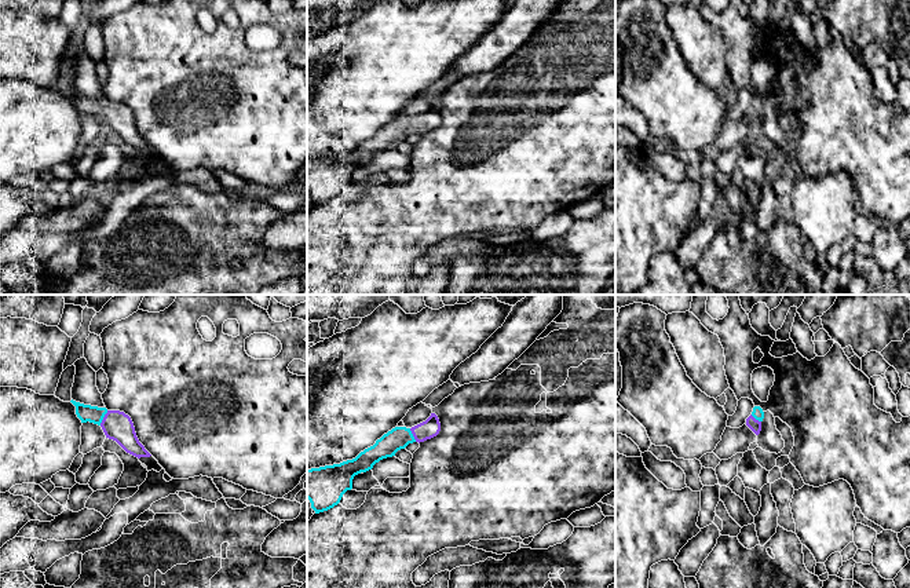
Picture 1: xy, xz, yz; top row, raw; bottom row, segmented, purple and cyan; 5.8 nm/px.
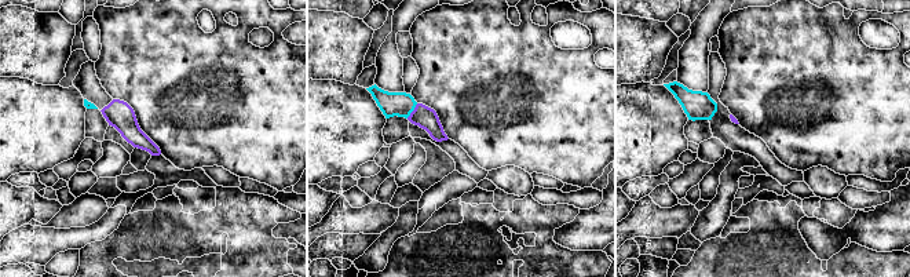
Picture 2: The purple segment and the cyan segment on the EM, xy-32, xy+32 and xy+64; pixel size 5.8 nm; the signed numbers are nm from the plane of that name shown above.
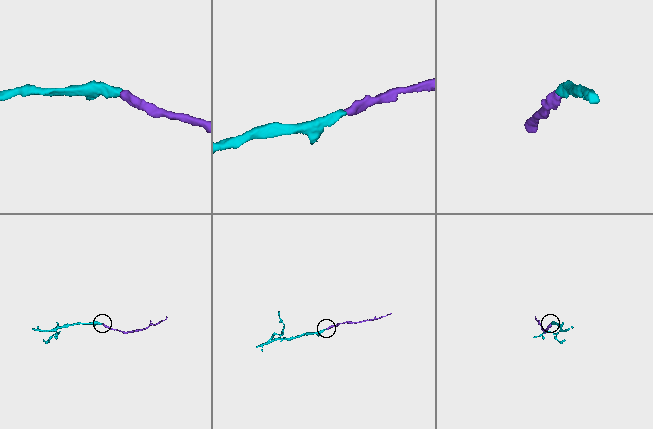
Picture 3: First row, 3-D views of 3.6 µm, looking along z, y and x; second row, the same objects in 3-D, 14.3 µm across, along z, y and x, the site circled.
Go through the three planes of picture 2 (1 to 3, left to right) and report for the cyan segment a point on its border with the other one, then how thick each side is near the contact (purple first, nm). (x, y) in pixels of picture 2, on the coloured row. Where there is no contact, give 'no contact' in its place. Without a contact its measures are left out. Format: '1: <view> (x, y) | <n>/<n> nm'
1: no contact
2: xy+32 (413, 110) | 130/140 nm
3: no contact

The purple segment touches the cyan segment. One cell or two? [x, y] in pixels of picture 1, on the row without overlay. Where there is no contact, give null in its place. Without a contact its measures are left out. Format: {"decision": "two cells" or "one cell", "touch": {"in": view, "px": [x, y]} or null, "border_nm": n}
{"decision": "one cell", "touch": {"in": "xy", "px": [103, 109]}, "border_nm": 100}

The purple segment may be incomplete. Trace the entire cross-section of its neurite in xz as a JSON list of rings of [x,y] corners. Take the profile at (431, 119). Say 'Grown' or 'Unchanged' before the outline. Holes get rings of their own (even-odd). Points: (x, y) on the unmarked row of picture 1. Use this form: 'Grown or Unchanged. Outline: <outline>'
Grown. Outline: [[[431,105],[425,113],[412,120],[392,120],[352,151],[307,161],[307,190],[311,200],[315,205],[333,200],[340,194],[343,186],[352,180],[355,167],[372,161],[383,150],[395,147],[409,135],[420,135],[436,128],[439,123],[439,110],[435,105]]]

